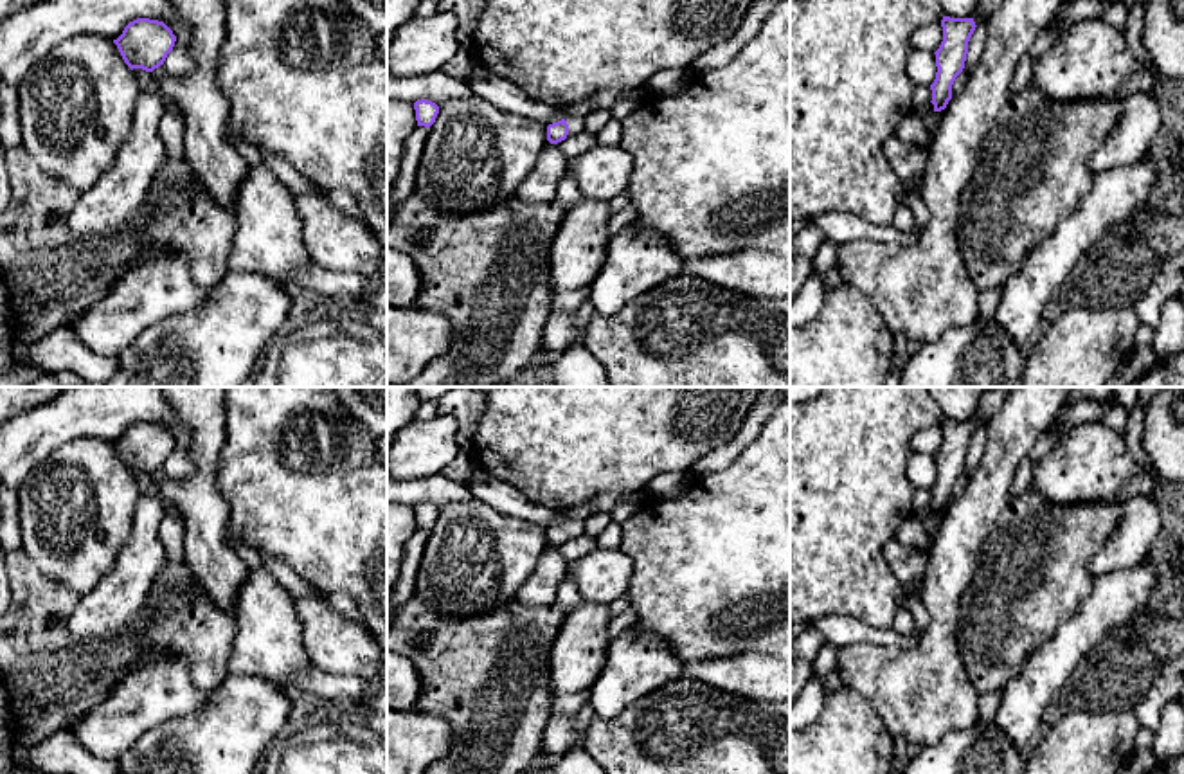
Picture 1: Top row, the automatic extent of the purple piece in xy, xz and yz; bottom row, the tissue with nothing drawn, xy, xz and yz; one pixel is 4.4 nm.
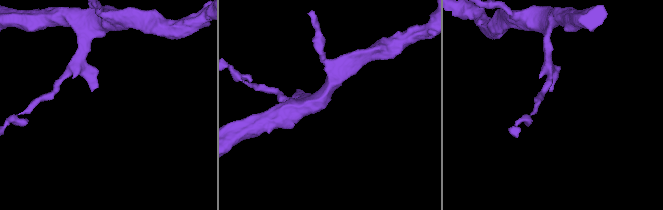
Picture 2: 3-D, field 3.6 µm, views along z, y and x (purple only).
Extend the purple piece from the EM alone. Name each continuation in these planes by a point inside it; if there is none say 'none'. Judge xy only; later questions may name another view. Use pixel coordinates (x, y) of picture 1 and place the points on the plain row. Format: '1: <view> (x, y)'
none

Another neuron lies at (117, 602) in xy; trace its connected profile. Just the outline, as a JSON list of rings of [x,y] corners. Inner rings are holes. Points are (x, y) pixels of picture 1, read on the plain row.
[[[140,495],[130,536],[115,567],[81,596],[68,619],[68,632],[79,643],[108,643],[135,628],[148,605],[153,583],[166,562],[158,529],[166,511],[157,497]]]

